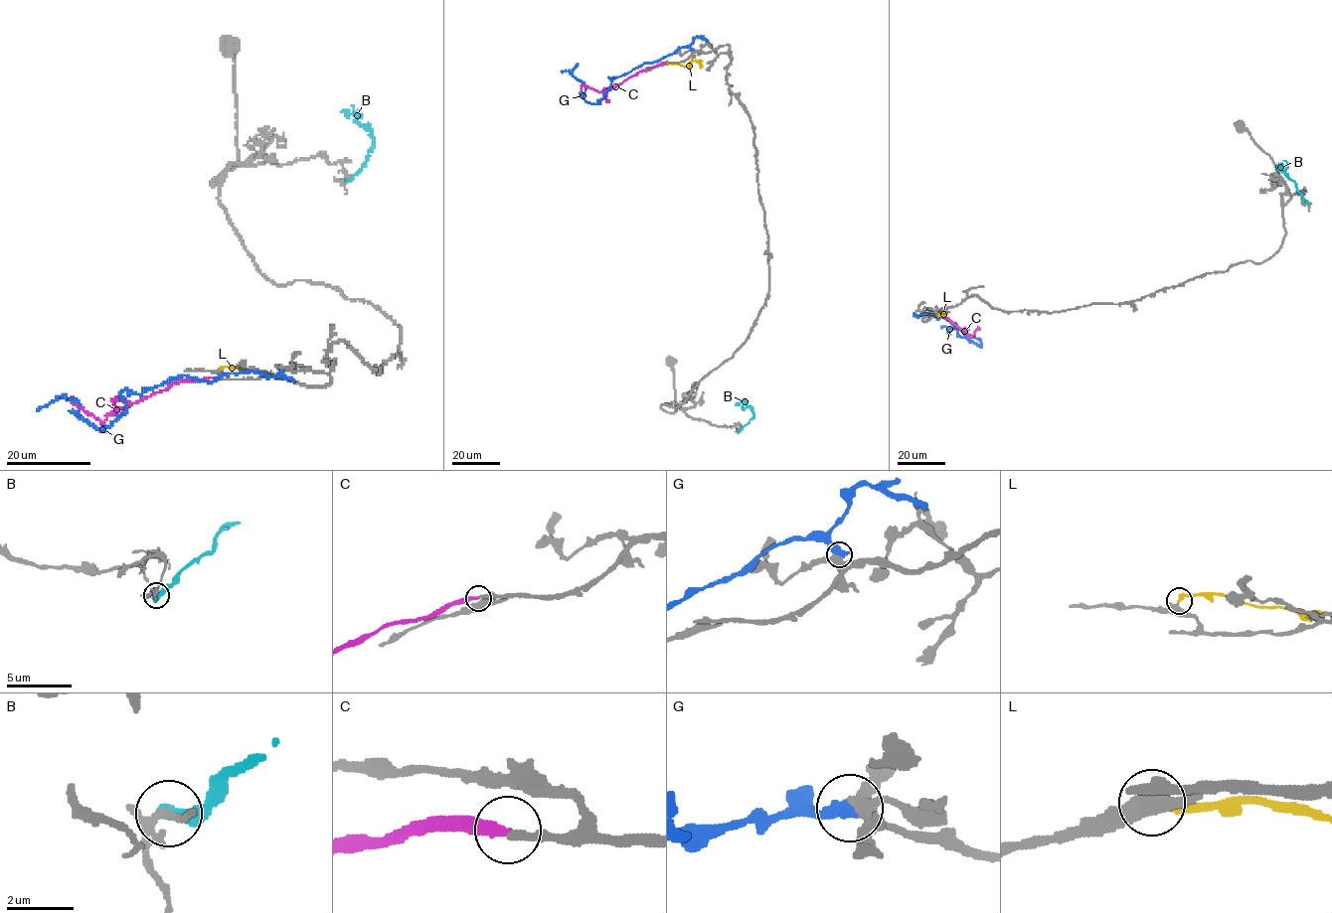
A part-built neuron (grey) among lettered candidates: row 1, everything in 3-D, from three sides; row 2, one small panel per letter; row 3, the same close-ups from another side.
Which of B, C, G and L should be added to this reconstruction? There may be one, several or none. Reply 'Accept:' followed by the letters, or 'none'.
Accept: C

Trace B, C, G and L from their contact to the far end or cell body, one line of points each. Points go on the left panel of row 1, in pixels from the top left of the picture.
B: (346, 180), (365, 162), (373, 137), (357, 117), (341, 111)
C: (218, 378), (175, 381), (109, 413), (103, 422), (86, 414), (71, 400), (73, 397)
G: (265, 374), (177, 376), (140, 393), (123, 390), (125, 412), (102, 429), (78, 415), (72, 399), (37, 410)
L: (221, 369), (238, 367), (279, 376)

